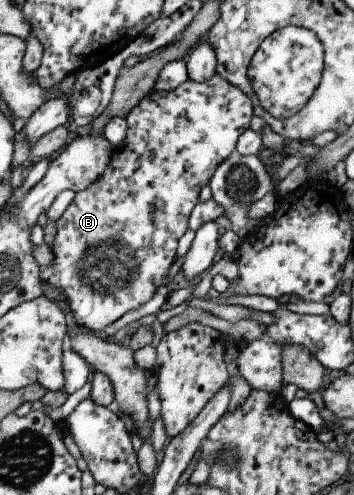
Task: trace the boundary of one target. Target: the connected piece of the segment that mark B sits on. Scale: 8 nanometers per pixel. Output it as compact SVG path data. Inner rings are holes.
M216 73L210 80L201 83L195 83L187 79L175 89L169 91L153 90L141 99L135 107L129 110L128 115L124 117L128 125L125 137L121 143L115 144L112 147L108 166L87 189L78 191L75 194L73 200L67 205L62 215L55 221L55 235L50 246L53 258L51 264L41 268L38 273L40 283L45 283L51 289L63 293L64 301L67 302L67 307L69 307L69 311L71 311L71 315L80 329L101 331L103 327L107 327L113 321L117 321L126 311L137 309L143 303L147 303L155 295L155 291L159 287L169 285L170 281L166 275L169 273L169 267L175 261L178 239L187 231L188 217L191 209L198 202L197 196L199 189L209 181L210 175L215 171L219 163L227 159L231 151L235 150L239 135L249 128L251 116L252 105L250 104L249 98L237 86L229 84Z

